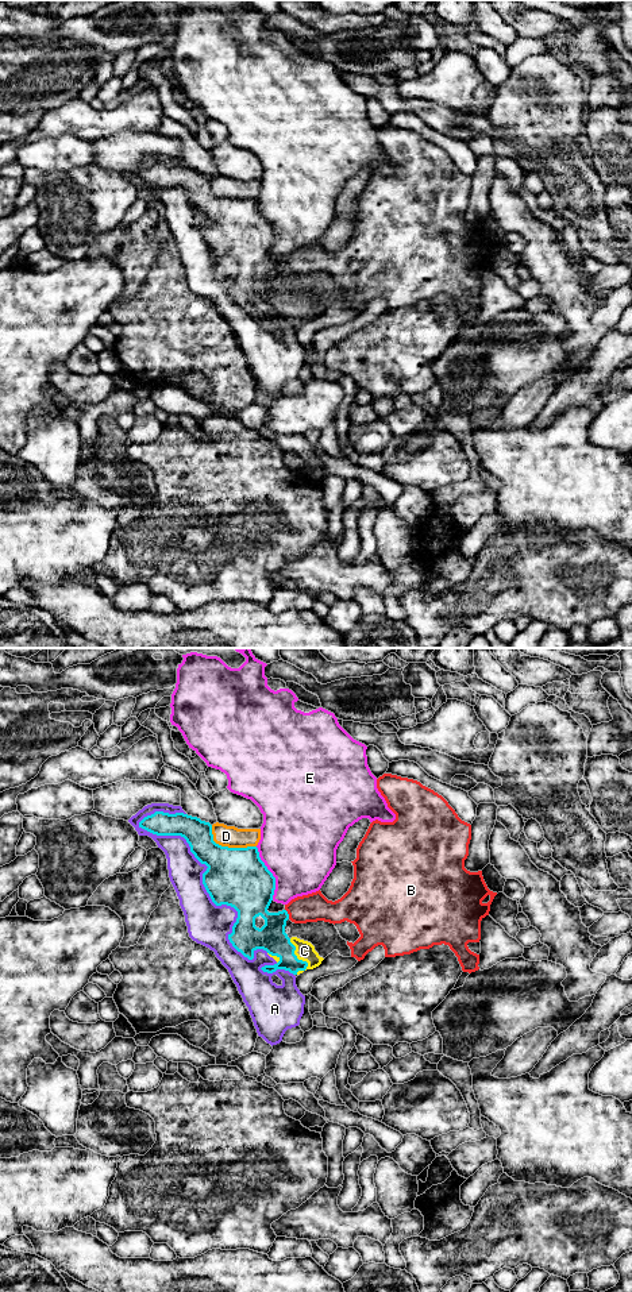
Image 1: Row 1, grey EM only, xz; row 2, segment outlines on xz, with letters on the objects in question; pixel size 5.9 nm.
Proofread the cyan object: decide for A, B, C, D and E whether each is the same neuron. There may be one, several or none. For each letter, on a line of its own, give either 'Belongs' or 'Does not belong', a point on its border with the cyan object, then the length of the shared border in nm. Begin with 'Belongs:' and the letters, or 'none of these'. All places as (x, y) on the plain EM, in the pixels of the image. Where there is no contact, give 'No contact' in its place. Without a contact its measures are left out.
Belongs: C
A: Does not belong. Touches cyan at xz (207, 243). Shared border 1100 nm
B: Does not belong. Touches cyan at xz (288, 266). Shared border 70 nm
C: Belongs. Touches cyan at xz (300, 312). Shared border 220 nm
D: Does not belong. Touches cyan at xz (227, 199). Shared border 300 nm
E: Does not belong. Touches cyan at xz (272, 226). Shared border 340 nm

